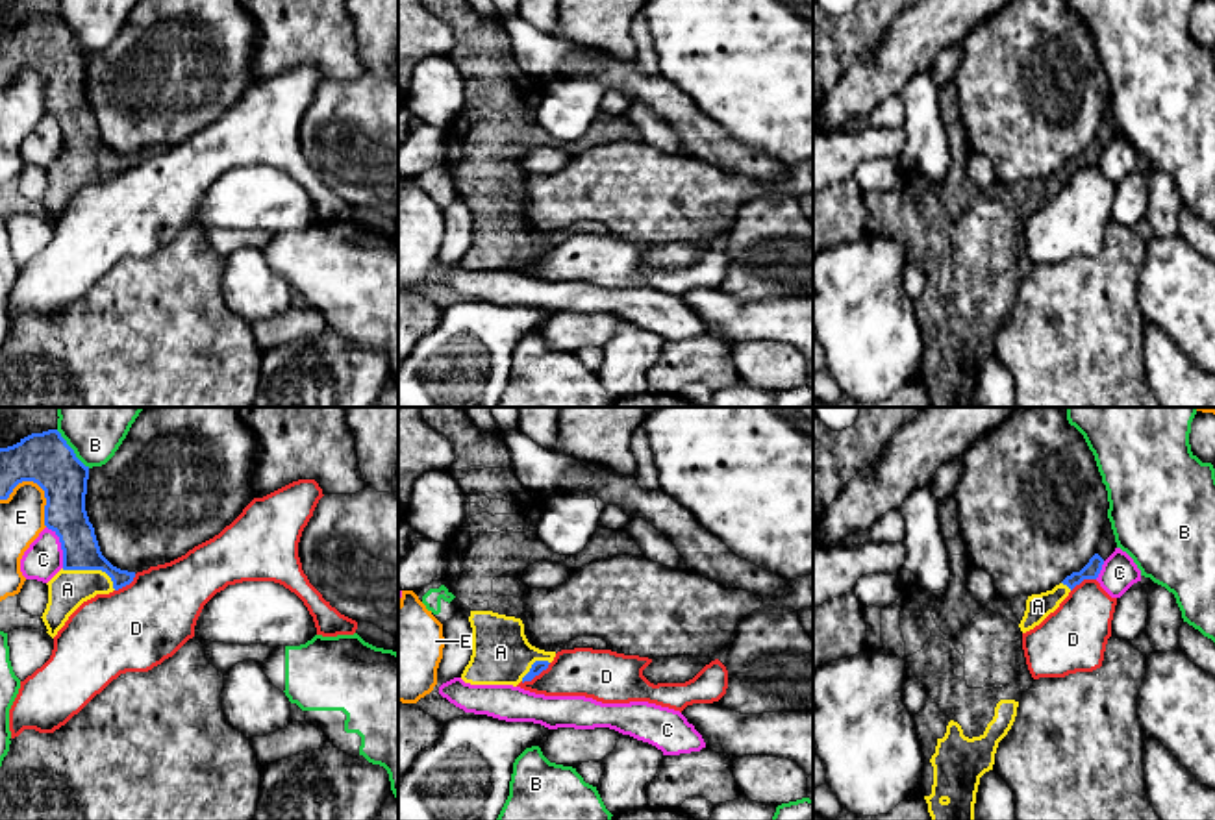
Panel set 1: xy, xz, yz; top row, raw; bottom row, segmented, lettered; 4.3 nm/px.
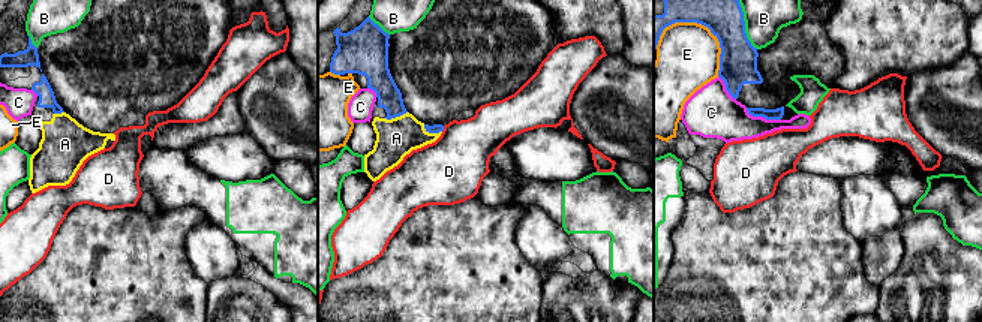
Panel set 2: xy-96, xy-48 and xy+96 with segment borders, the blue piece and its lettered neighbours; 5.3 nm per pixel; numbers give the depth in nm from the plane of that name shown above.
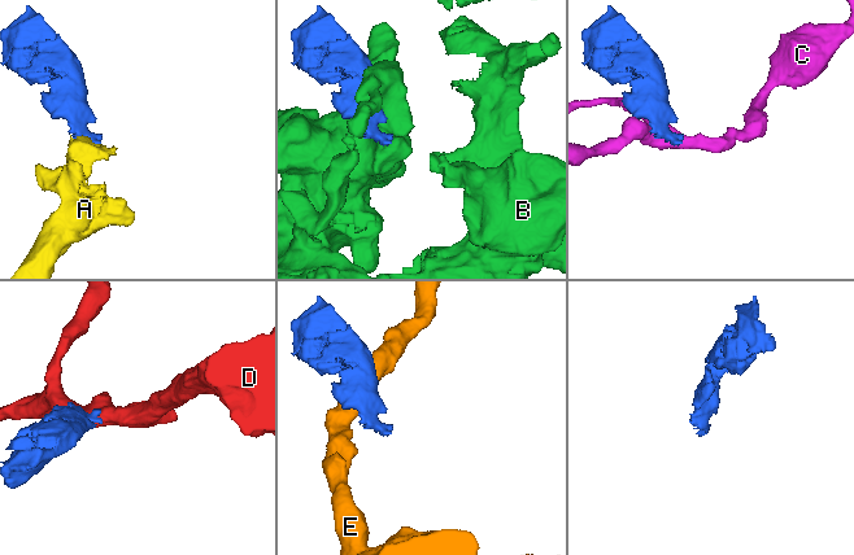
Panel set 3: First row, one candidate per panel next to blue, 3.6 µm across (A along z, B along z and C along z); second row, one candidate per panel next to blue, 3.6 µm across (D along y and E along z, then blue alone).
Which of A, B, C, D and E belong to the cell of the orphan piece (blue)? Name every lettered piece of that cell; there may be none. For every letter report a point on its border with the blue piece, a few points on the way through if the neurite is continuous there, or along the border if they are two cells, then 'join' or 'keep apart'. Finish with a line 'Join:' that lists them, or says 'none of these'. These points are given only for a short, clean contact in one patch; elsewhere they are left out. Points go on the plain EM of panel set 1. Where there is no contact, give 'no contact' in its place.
A: xy (91, 154) | across xy (67, 102), (82, 145), (91, 154), (67, 174) | join
B: xy (73, 36) | keep apart
C: xy (62, 132) | keep apart
D: xz (536, 260) | along xz (551, 248), (530, 265), (521, 267) | keep apart
E: xy (39, 71) | keep apart
Join: A

